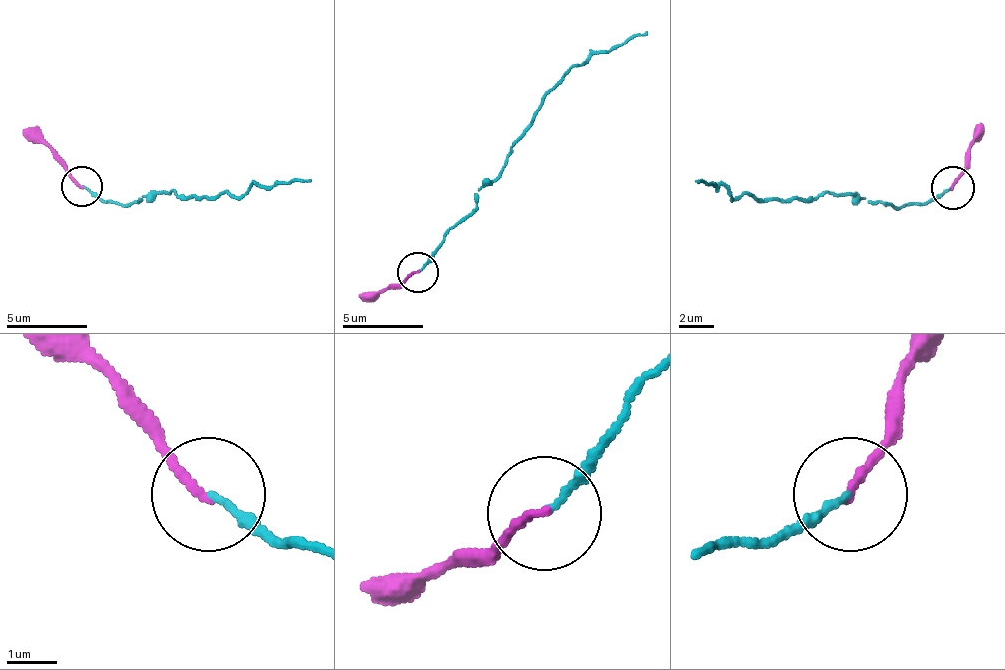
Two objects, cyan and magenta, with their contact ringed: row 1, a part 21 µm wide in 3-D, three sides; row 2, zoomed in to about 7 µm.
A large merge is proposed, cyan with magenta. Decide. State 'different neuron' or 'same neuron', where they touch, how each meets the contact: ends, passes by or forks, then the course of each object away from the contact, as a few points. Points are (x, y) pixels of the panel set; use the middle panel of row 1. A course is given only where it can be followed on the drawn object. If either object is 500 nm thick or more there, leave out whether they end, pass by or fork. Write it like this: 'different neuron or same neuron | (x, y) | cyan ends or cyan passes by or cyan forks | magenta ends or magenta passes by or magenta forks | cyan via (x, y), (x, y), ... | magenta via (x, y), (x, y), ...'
different neuron | (417, 272) | cyan ends | magenta ends | cyan via (418, 273), (504, 168), (540, 99), (572, 66), (645, 30) | magenta via (418, 273), (382, 293), (357, 297)

